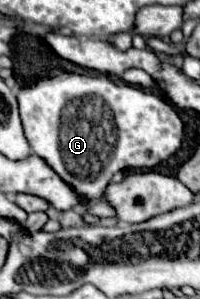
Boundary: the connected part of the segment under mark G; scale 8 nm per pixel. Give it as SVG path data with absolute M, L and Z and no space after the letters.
M52 71L48 77L40 77L34 85L22 87L18 91L18 103L24 133L32 145L32 151L42 157L66 185L72 185L72 191L82 199L82 203L102 199L114 173L128 167L156 167L172 157L182 145L184 123L172 105L156 95L142 95L136 87L116 85L106 75L88 77Z

